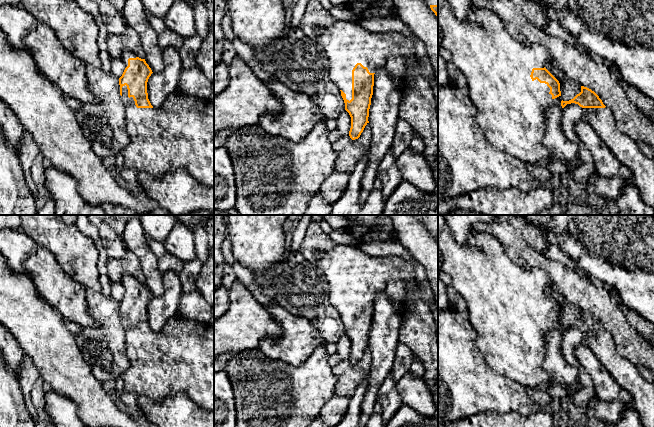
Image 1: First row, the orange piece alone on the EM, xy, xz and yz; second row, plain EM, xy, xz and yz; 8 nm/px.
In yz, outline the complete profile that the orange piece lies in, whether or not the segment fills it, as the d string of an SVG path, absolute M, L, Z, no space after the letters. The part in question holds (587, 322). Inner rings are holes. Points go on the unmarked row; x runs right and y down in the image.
M581 310L581 316L573 323L561 325L562 334L571 327L583 332L582 344L592 349L611 377L631 396L631 401L625 404L617 400L602 401L593 395L583 408L584 417L615 424L626 409L632 409L637 412L644 427L654 427L654 382L643 378L637 365L617 352L612 335L591 313Z

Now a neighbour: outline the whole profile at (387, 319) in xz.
M384 292L377 293L368 341L371 365L366 393L361 403L361 425L367 423L377 404L379 387L391 374L402 322L401 306L392 302Z

